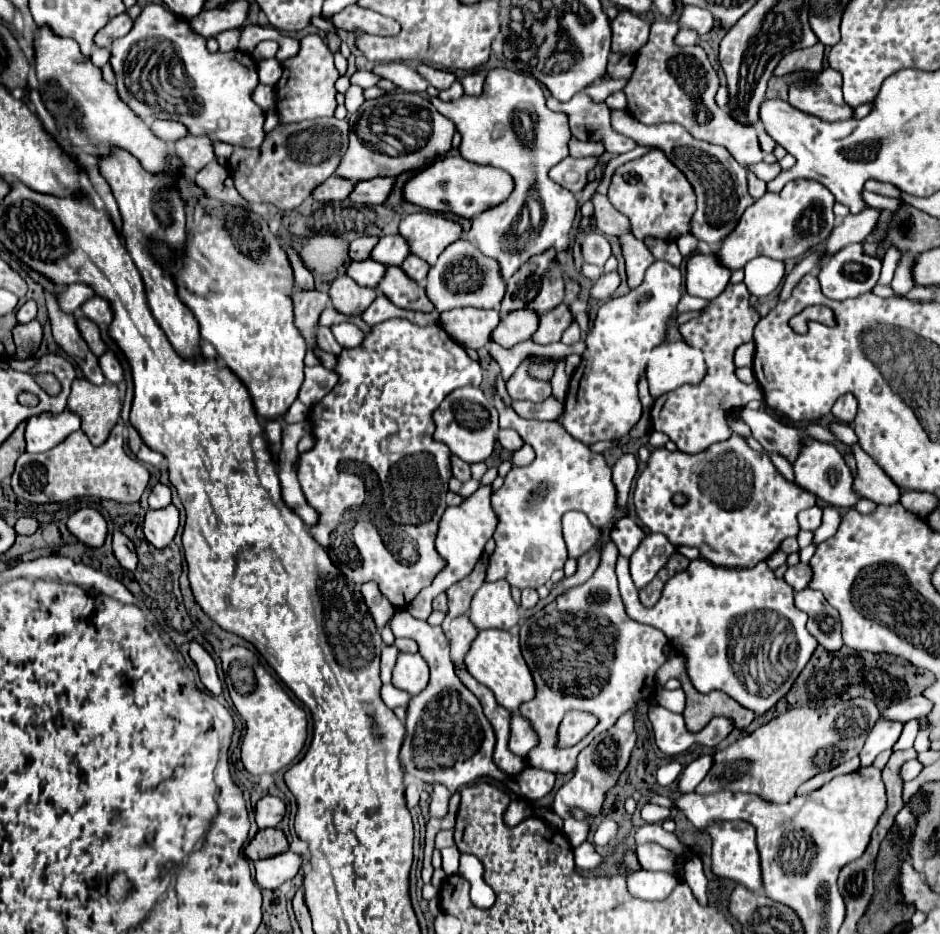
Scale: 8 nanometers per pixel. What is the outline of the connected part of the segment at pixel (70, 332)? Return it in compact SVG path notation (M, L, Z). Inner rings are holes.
M47 295L47 309L49 309L49 321L57 345L79 365L79 369L91 383L103 385L105 377L101 375L97 357L89 351L87 343L81 339L81 333L77 331L75 325L75 317L59 311L53 295Z

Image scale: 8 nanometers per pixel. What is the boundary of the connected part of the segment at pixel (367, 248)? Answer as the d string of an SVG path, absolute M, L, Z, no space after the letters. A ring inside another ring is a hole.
M361 237L361 239L351 241L351 245L349 245L349 257L351 257L351 261L363 261L363 259L367 259L369 253L371 253L371 249L377 245L377 241L379 239L375 239L375 237Z

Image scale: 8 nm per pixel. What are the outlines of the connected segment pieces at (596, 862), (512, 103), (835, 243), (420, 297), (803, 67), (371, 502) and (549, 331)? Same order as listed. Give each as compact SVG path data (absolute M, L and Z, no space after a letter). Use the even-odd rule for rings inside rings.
M589 841L581 843L579 847L574 848L573 852L575 865L579 869L593 871L593 869L597 869L597 867L603 863L601 855L595 851L595 847L593 847Z
M499 67L491 69L485 77L479 97L463 95L449 103L433 97L431 103L441 115L451 119L461 133L461 157L499 167L515 179L515 191L509 199L473 217L473 225L467 233L467 239L477 243L483 255L501 263L503 279L509 279L531 255L561 245L573 225L577 199L571 191L551 181L547 173L569 155L569 119L545 105L543 87L537 79L521 71Z
M867 209L867 211L861 211L859 215L851 215L849 213L835 227L835 231L831 231L831 235L827 237L827 243L823 247L823 257L831 257L833 253L837 253L839 249L843 249L845 245L861 243L865 239L865 235L877 223L877 215L879 215L877 209Z
M389 267L387 275L383 275L383 283L379 283L379 287L375 289L387 295L387 299L391 299L391 303L395 303L401 309L423 313L433 311L433 303L427 299L425 289L419 287L415 281L411 281L401 271L401 267Z
M817 43L815 47L809 49L799 49L795 53L785 55L779 65L775 67L773 75L781 77L787 73L795 73L795 71L809 71L809 73L819 73L823 71L823 43Z
M389 319L385 323L379 323L375 327L371 327L371 333L365 335L365 341L361 347L357 349L345 349L339 357L337 357L337 367L335 371L339 373L339 383L317 403L313 405L309 419L313 421L313 435L315 435L315 447L301 453L299 455L299 469L297 469L297 477L303 489L303 495L307 499L307 503L311 503L311 507L315 507L315 511L319 511L319 523L315 523L315 527L307 527L309 533L317 539L317 543L327 551L327 555L331 557L331 561L343 571L343 575L347 579L351 579L357 587L361 587L367 581L375 581L379 585L379 591L389 599L389 603L395 609L405 609L415 595L419 595L419 591L423 587L431 585L431 579L435 579L435 575L439 575L439 571L443 571L443 557L437 553L433 541L437 535L437 523L447 507L445 495L447 495L447 481L451 479L451 465L449 465L449 455L451 451L447 449L445 443L439 443L433 439L433 431L435 431L435 421L433 421L433 411L439 407L439 403L455 389L465 387L465 385L473 385L479 387L481 383L481 365L471 359L467 355L467 351L463 347L459 347L459 343L455 343L441 325L427 325L427 327L419 327L407 319Z
M561 303L559 307L547 311L541 317L539 327L537 327L535 335L531 337L531 341L539 343L539 345L549 345L553 341L559 341L561 339L561 333L569 327L569 323L571 323L569 307L565 303Z

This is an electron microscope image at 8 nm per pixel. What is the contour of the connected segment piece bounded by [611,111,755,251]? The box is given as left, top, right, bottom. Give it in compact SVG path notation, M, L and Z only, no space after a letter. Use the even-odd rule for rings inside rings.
M611 111L611 125L617 133L635 139L637 145L663 151L667 159L671 159L671 163L675 163L675 167L683 171L683 175L693 185L697 195L697 211L691 219L691 233L701 243L707 243L703 247L707 247L709 251L713 247L719 247L721 239L727 233L731 233L731 229L735 229L743 211L751 203L755 203L755 199L747 191L747 171L733 159L733 155L725 147L697 141L681 125L671 125L671 123L661 123L651 127L641 125L633 121L631 115L627 115L627 111Z

